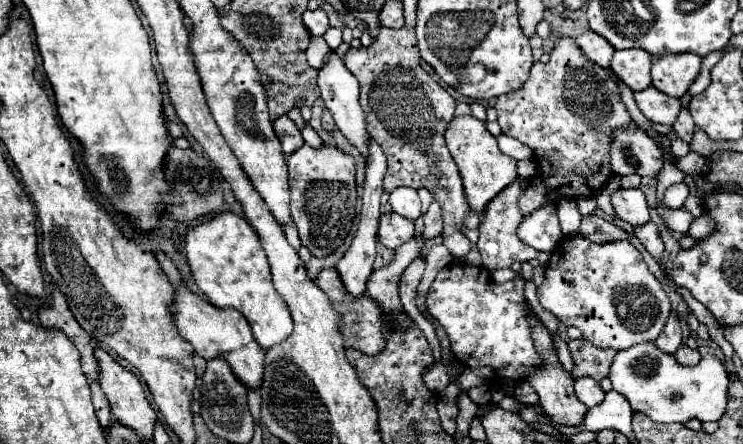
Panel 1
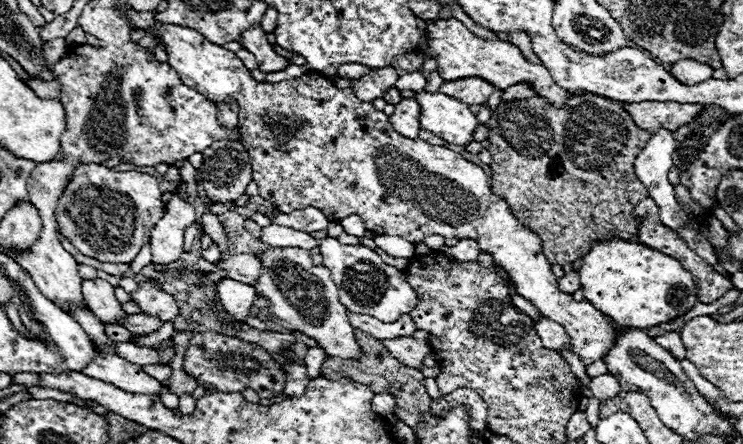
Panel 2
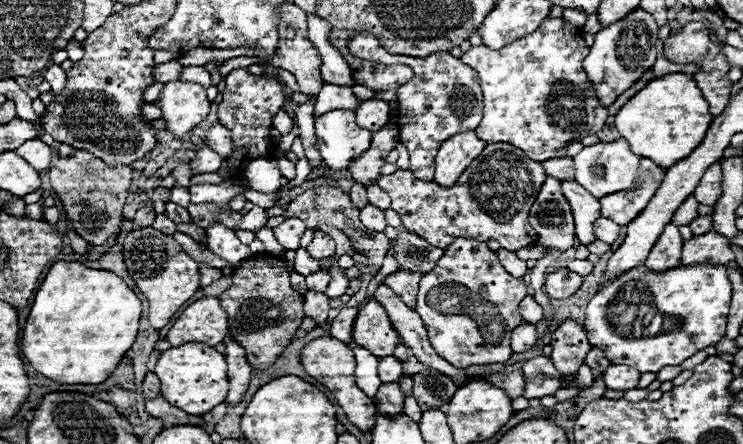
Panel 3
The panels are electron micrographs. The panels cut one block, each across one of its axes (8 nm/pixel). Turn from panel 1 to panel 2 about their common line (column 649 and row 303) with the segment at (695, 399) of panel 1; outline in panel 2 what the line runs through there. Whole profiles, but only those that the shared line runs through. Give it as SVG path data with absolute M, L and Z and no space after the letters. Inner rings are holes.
M318 238L318 248L324 256L324 266L330 268L332 280L340 288L340 302L356 314L374 316L382 322L396 322L400 314L412 312L418 304L418 296L406 282L402 270L384 264L384 260L368 246L340 244L336 238Z

